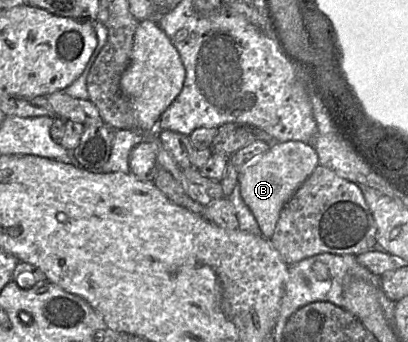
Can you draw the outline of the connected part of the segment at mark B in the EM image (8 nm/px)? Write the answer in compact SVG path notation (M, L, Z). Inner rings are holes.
M285 141L274 142L266 152L239 171L241 197L254 215L263 237L272 237L281 210L318 164L317 152L311 144Z

